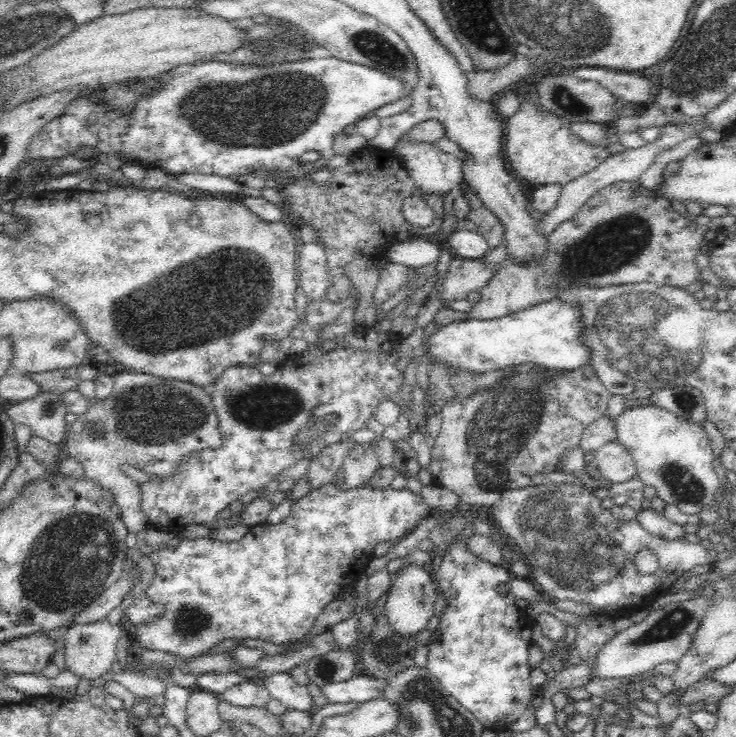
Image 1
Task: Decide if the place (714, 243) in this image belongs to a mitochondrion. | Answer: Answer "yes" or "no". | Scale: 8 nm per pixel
no

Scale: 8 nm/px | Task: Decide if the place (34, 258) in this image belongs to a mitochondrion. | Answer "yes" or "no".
no

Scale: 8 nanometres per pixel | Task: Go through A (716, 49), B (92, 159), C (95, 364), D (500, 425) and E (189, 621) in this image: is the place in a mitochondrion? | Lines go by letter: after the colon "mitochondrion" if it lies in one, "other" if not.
A: mitochondrion
B: other
C: other
D: mitochondrion
E: mitochondrion

